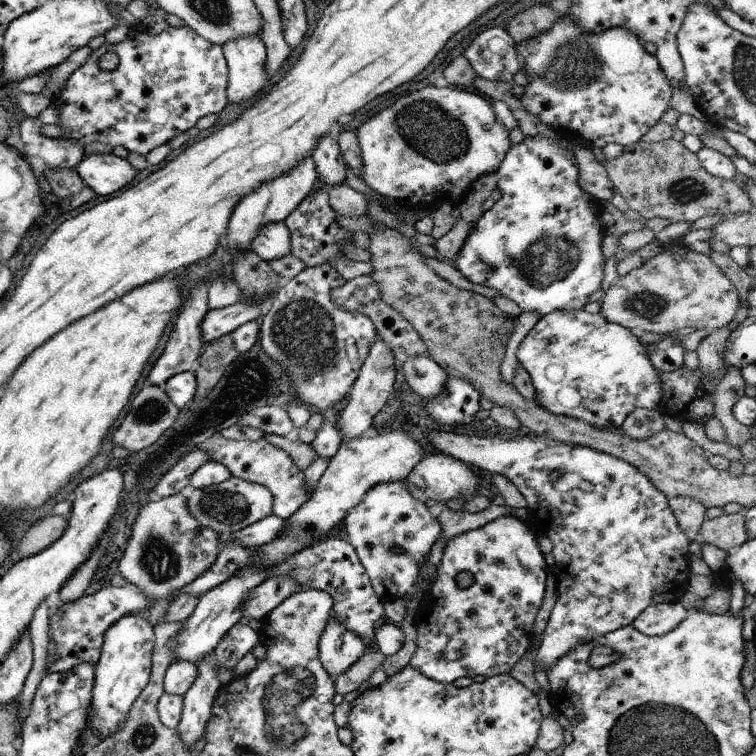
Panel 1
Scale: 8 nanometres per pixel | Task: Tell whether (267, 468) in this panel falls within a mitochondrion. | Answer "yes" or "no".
no

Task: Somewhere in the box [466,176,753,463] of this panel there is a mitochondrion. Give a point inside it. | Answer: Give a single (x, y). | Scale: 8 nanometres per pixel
(555, 258)

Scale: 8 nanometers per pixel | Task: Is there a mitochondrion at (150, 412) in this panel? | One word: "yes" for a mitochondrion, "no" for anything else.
yes

